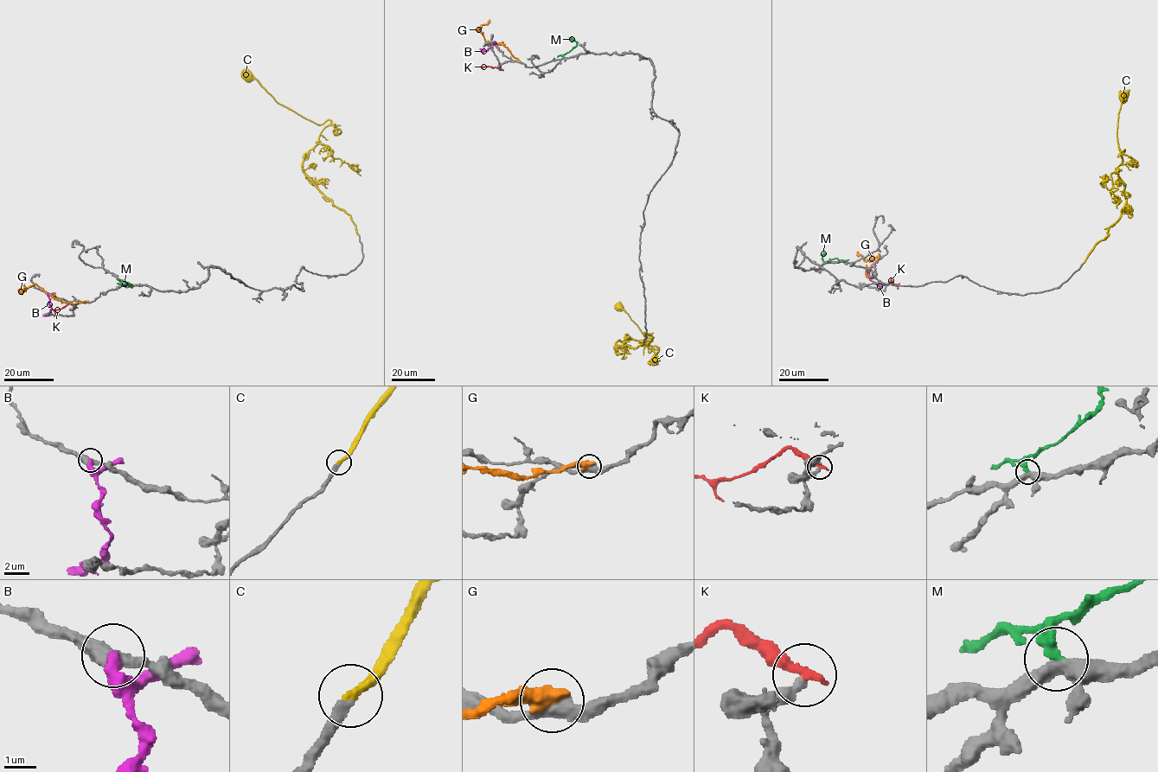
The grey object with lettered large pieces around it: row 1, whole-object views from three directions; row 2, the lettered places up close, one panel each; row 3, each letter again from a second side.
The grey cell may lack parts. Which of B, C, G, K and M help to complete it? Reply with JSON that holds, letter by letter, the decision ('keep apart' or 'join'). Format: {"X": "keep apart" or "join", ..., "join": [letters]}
{"B": "keep apart", "C": "join", "G": "keep apart", "K": "keep apart", "M": "keep apart", "join": ["C"]}

